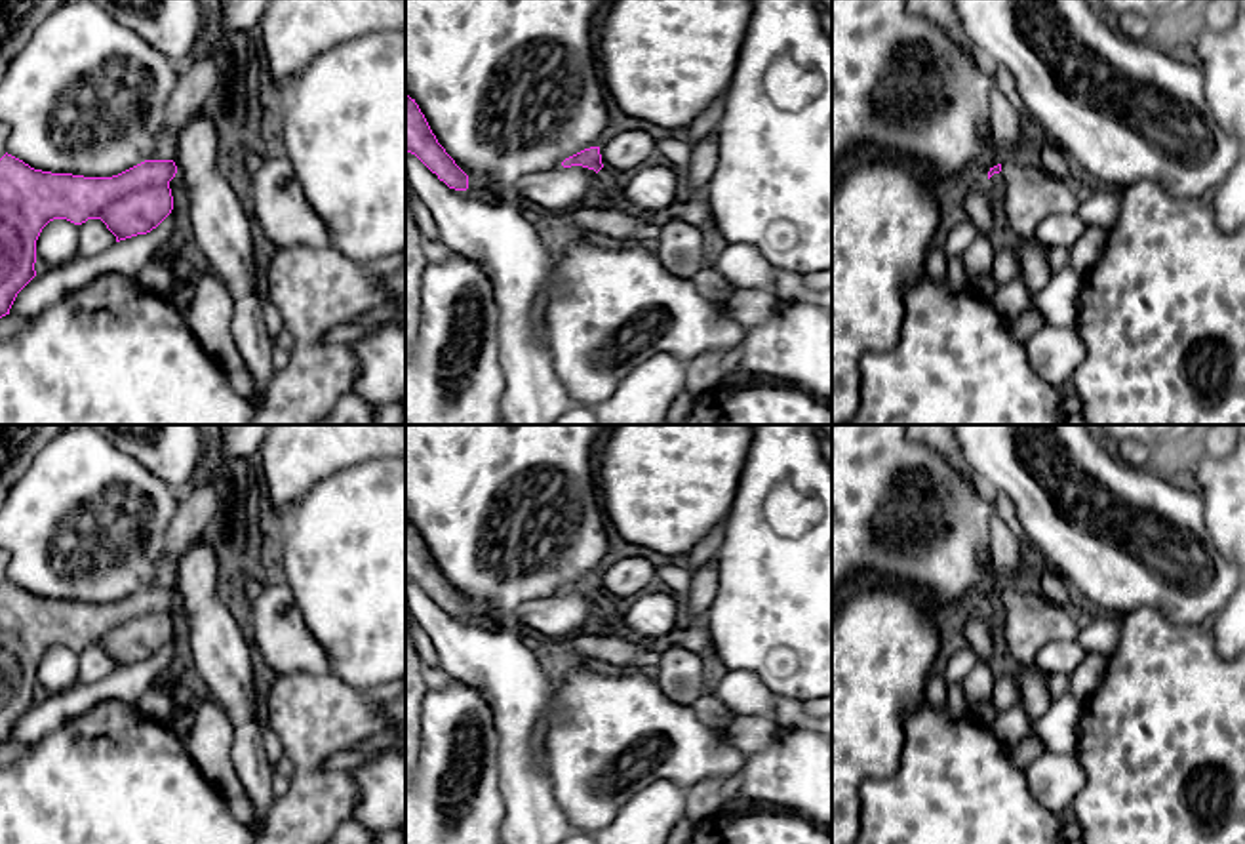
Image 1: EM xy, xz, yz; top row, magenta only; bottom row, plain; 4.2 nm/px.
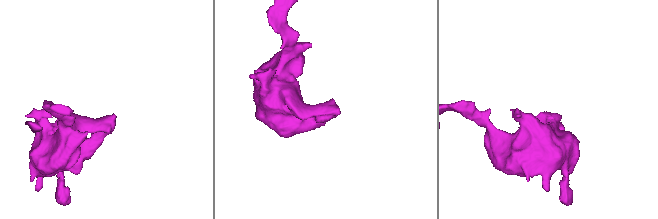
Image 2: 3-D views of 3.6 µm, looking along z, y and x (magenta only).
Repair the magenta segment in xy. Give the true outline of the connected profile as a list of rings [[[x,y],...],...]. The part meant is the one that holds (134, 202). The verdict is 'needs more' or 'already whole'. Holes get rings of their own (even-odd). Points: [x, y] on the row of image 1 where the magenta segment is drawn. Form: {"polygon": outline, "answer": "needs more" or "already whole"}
{"polygon": [[[6,152],[0,158],[0,318],[10,314],[17,293],[36,276],[36,240],[49,221],[82,225],[101,219],[116,242],[147,234],[173,210],[169,181],[175,173],[173,160],[145,160],[112,177],[51,173]]], "answer": "already whole"}

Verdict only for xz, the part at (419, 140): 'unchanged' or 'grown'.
unchanged

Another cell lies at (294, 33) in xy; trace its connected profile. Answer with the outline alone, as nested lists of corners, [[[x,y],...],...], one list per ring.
[[[270,0],[259,25],[259,74],[268,101],[280,107],[297,76],[320,53],[346,40],[388,30],[405,32],[405,0]]]

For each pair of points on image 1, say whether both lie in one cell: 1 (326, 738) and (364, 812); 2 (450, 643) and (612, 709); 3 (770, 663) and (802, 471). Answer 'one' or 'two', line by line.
1: two
2: two
3: one

